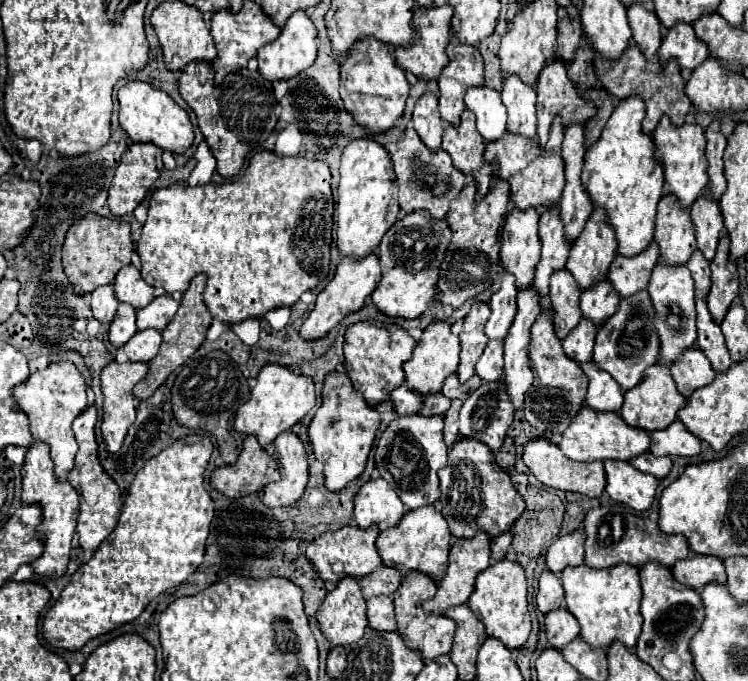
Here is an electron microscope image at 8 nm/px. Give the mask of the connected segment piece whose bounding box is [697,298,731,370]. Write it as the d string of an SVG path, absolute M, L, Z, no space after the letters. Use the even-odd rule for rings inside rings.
M697 298L697 344L711 360L713 370L727 370L731 366L721 326L711 318L705 298Z

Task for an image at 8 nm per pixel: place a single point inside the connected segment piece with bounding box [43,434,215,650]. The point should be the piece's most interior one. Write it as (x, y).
(160, 540)

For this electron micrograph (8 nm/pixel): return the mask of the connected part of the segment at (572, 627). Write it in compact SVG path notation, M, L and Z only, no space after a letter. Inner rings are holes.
M557 608L551 610L545 616L545 626L547 626L547 640L555 648L563 648L567 642L575 640L575 636L581 632L579 622L567 608Z

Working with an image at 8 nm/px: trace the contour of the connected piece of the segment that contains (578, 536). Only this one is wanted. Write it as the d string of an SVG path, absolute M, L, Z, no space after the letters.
M573 530L557 538L547 550L547 568L555 574L563 572L565 566L583 564L585 556L585 530Z

